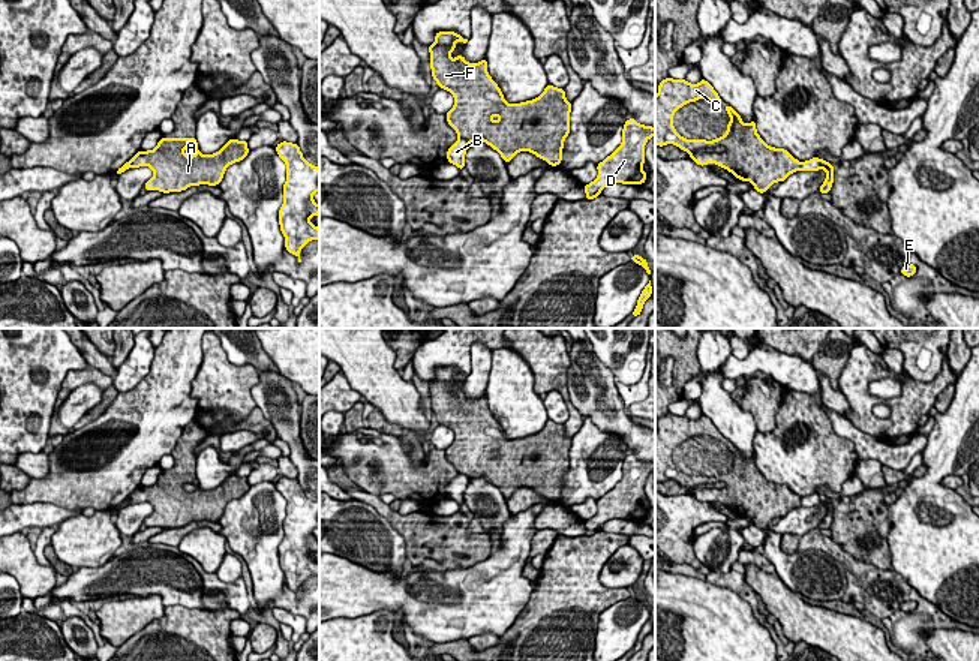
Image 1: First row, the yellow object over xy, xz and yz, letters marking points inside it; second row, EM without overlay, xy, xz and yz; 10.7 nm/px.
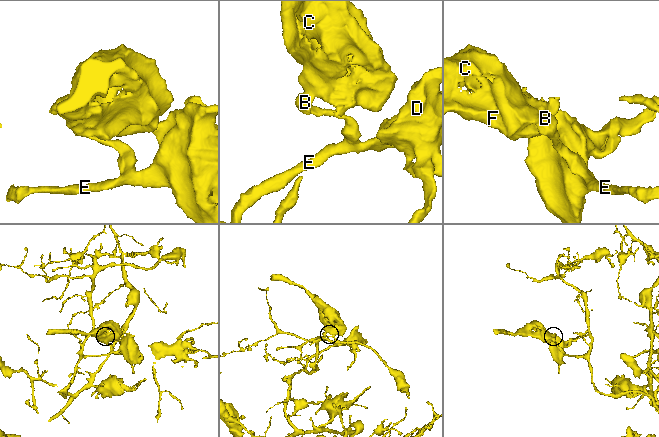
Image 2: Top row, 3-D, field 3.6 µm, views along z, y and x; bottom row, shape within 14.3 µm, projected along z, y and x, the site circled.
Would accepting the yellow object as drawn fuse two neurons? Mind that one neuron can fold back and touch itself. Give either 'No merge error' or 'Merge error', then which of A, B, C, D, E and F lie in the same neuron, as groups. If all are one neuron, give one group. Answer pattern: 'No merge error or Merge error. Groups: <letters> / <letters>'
Merge error. Groups: A C F / B D E

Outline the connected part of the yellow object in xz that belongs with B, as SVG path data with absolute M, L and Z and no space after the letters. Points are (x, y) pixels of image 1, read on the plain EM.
M459 474L450 484L447 486L447 495L450 499L456 501L459 505L465 505L465 490L469 483L469 477Z

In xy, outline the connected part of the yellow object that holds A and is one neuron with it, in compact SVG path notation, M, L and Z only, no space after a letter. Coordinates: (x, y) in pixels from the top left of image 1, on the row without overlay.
M162 472L156 484L139 486L127 496L127 502L151 504L153 513L144 520L144 525L169 529L199 520L217 522L226 504L243 496L250 487L247 477L235 474L213 490L202 490L198 486L195 472L184 475Z

